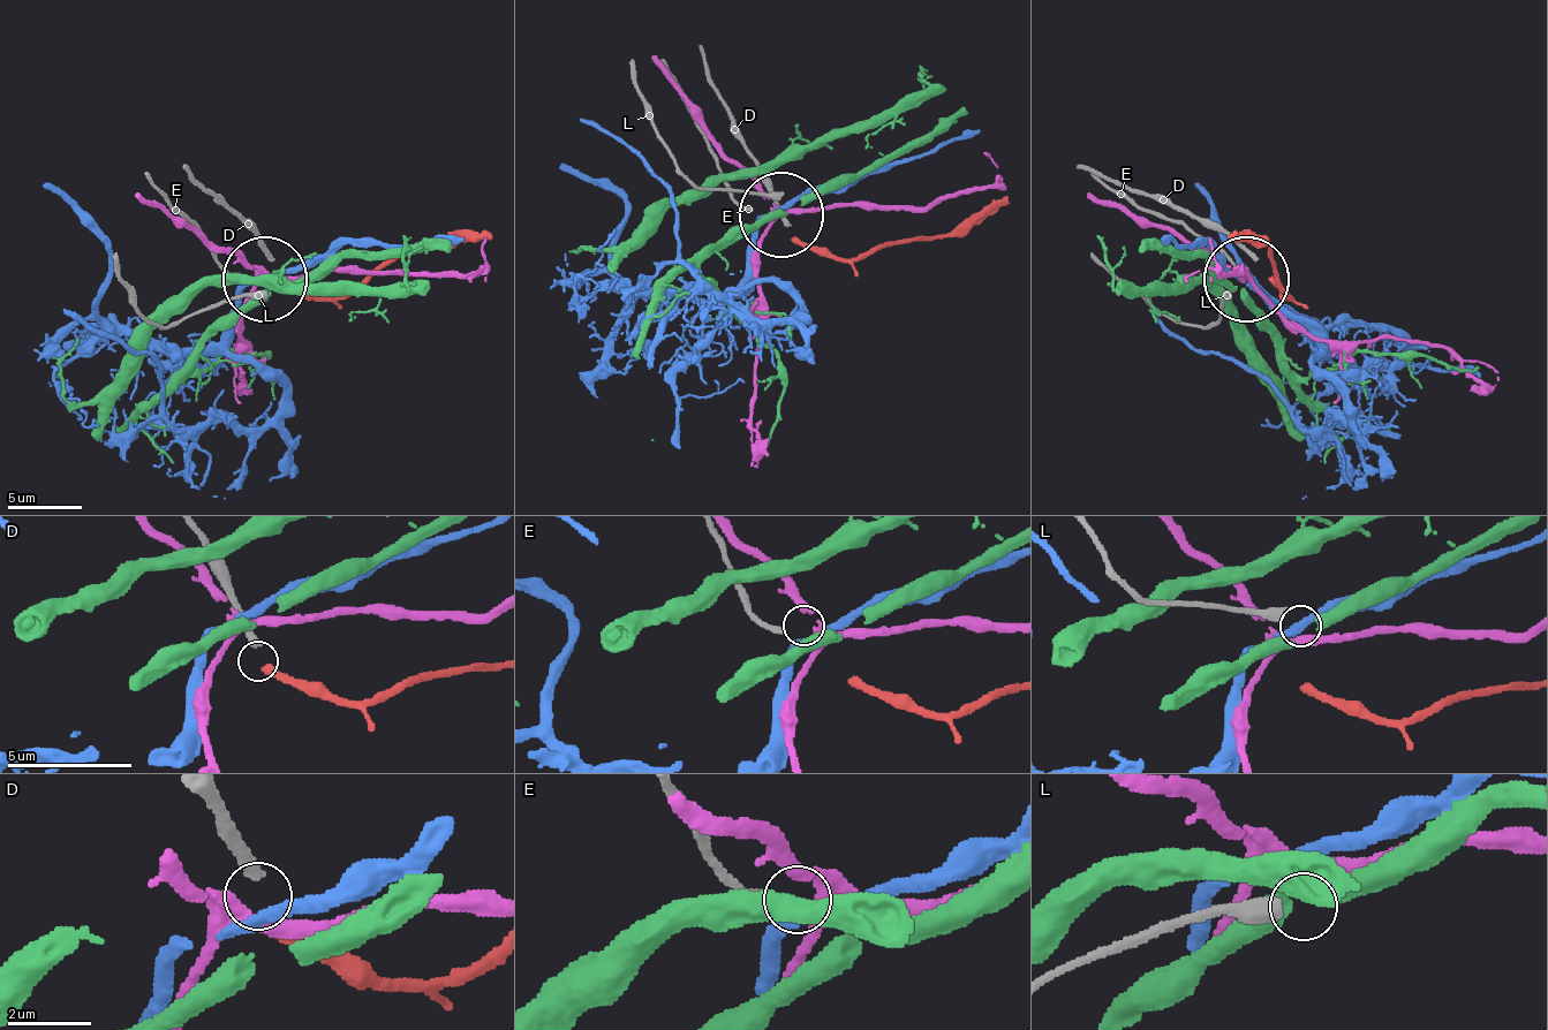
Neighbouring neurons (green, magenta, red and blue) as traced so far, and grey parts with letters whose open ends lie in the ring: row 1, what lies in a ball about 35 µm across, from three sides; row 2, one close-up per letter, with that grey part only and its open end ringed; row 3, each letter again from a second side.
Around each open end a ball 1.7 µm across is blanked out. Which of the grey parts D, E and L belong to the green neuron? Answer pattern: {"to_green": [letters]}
{"to_green": []}

